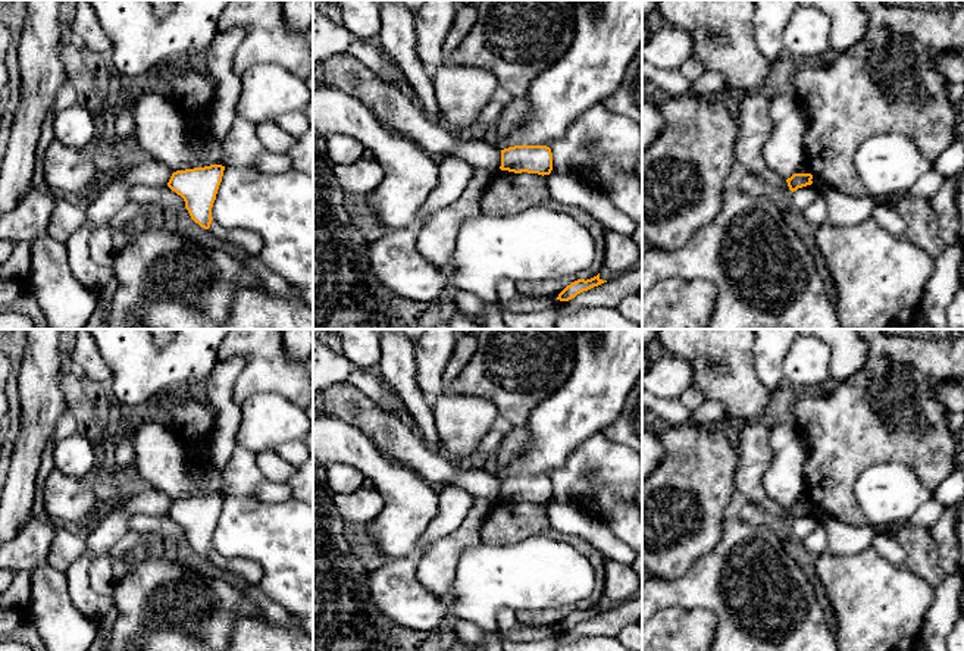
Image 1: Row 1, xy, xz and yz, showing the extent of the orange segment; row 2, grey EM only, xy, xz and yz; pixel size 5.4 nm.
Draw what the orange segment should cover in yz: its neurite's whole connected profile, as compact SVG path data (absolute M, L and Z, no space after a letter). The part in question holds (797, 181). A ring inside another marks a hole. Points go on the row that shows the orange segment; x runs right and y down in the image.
M794 173L791 178L786 179L789 190L794 193L798 188L807 187L813 184L811 173Z

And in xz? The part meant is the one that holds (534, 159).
M514 145L501 150L501 170L514 173L550 175L553 170L553 153L547 145Z

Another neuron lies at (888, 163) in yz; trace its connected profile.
M882 134L864 141L854 159L867 195L907 193L933 165L901 134Z

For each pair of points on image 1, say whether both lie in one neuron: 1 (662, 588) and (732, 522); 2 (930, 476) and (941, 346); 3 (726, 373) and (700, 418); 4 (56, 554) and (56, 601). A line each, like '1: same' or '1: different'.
1: same
2: same
3: different
4: different

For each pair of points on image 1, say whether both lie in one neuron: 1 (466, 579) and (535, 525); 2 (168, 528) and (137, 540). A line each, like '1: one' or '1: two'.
1: two
2: two

